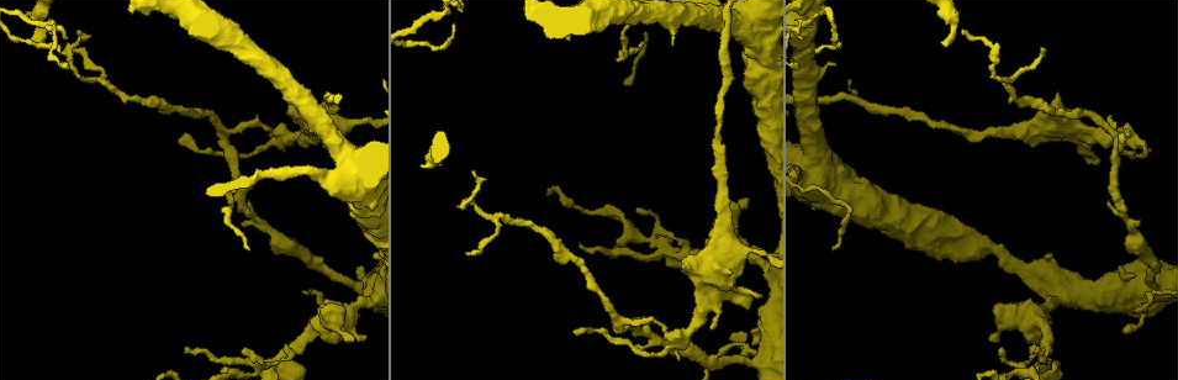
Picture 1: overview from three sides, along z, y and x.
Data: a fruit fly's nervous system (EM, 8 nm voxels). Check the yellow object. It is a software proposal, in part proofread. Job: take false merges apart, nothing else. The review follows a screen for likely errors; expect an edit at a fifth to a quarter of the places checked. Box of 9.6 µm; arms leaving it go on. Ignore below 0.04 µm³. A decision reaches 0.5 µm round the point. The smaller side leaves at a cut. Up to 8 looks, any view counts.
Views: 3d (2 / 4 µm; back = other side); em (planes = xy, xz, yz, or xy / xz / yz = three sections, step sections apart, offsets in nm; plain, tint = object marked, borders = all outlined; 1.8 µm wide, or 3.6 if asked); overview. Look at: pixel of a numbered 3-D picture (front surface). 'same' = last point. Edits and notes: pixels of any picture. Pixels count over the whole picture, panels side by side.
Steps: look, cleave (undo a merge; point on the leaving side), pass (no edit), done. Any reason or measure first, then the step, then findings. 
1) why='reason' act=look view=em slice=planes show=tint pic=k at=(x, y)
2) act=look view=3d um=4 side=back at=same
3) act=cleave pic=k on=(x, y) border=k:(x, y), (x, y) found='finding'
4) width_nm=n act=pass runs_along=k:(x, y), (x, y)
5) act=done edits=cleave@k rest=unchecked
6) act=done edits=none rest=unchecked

why='abrupt turn' act=look view=em slice=xy step=8 show=tint pic=1 at=(1136, 312)

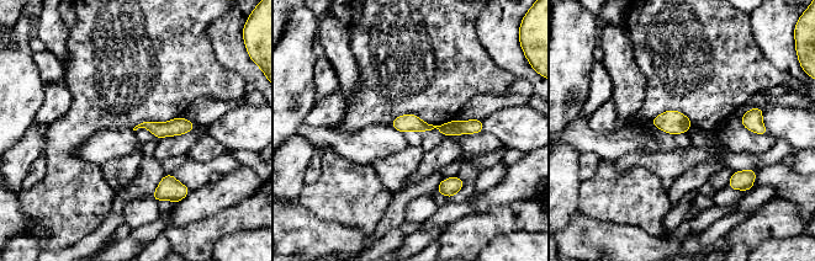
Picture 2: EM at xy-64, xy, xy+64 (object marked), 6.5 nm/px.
act=look view=em slice=planes show=tint at=same

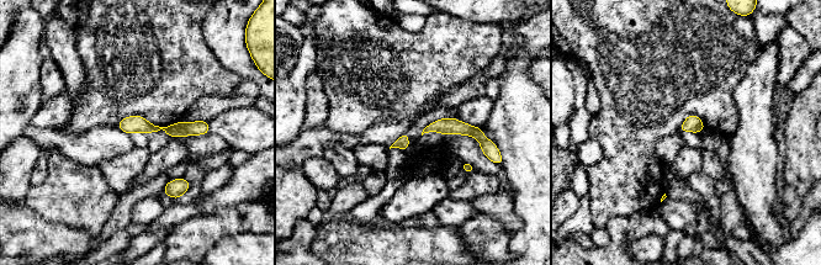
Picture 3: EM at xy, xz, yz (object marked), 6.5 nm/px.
act=pass runs_along=3:(121, 125), (206, 125) found='all the same neuron'

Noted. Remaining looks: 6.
why='four or more arms meet' act=look view=em slice=xy step=4 show=tint pic=1 at=(1058, 121)

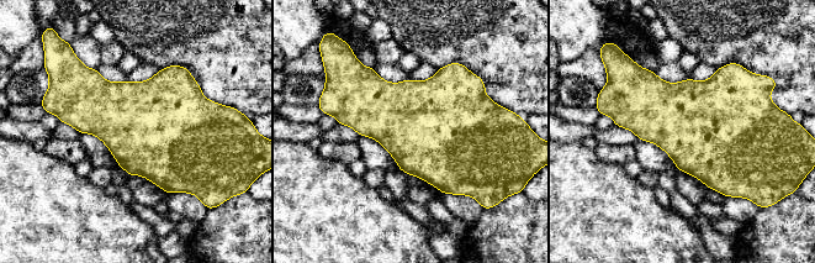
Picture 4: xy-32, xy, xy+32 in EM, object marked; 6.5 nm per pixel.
act=look view=em slice=planes show=tint at=same

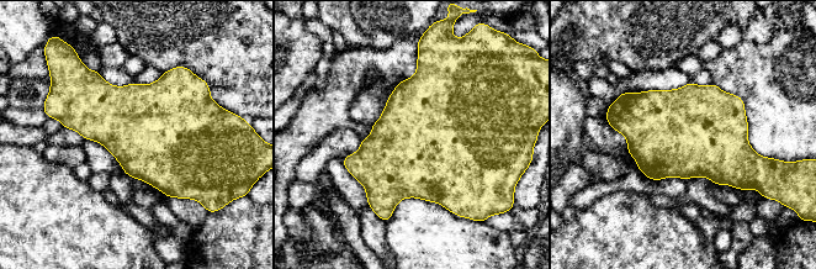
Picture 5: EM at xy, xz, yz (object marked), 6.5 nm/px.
width_nm=600 act=pass found='all the same neuron'

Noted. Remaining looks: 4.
why='thick turns thin' act=look view=em slice=yz step=16 show=tint pic=1 at=(277, 133)

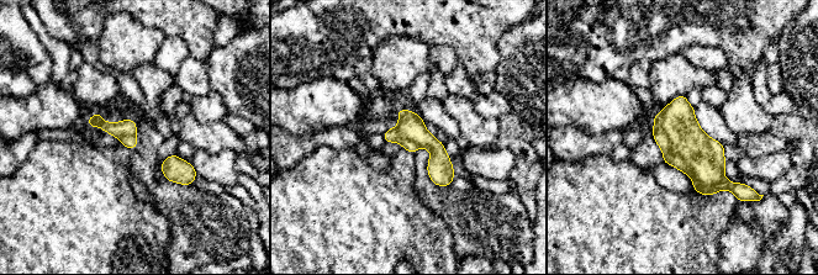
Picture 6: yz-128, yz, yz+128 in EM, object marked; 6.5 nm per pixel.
why='cut it another way' act=look view=em slice=planes show=borders at=same

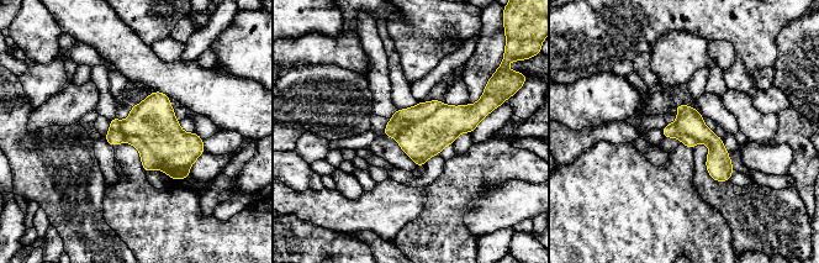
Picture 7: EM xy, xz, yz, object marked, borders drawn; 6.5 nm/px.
act=cleave pic=7 on=(153, 120) found='a second neuron is stuck on'

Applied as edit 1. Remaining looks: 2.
act=done edits=cleave@7 rest=unchecked

